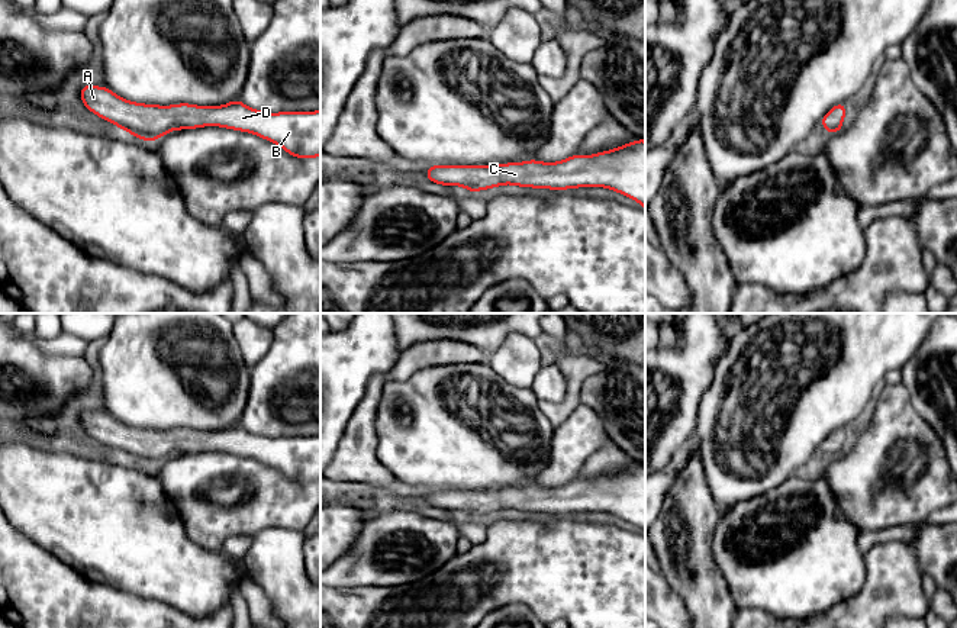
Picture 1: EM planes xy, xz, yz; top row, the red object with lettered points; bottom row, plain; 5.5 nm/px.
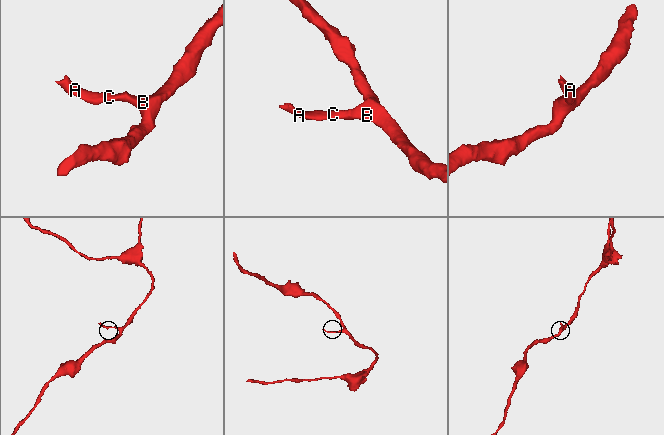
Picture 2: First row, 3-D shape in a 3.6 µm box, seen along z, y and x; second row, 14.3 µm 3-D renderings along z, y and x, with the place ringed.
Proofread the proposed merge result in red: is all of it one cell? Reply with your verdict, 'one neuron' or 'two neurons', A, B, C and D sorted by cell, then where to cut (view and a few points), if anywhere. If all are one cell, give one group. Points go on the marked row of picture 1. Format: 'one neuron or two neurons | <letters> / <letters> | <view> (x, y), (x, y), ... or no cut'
one neuron | A B C D | no cut

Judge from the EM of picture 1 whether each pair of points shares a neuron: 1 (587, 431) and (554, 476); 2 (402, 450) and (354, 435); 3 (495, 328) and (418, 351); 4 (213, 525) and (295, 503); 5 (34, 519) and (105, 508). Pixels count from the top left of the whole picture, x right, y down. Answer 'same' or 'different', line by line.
1: same
2: different
3: different
4: same
5: same

